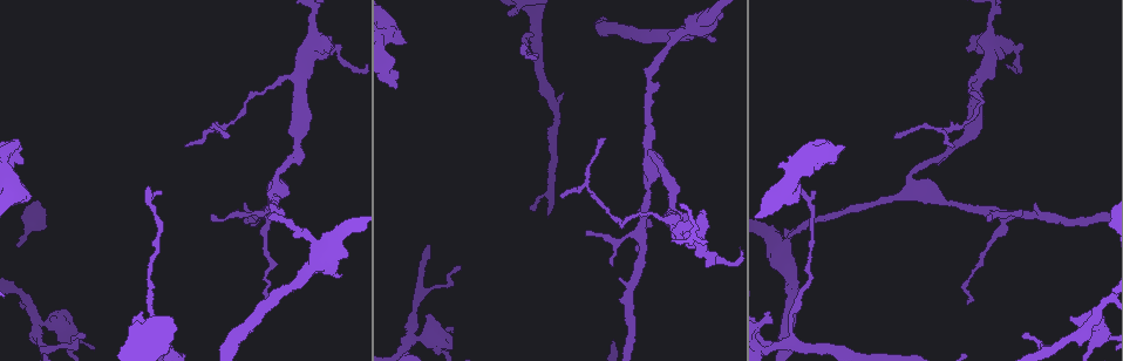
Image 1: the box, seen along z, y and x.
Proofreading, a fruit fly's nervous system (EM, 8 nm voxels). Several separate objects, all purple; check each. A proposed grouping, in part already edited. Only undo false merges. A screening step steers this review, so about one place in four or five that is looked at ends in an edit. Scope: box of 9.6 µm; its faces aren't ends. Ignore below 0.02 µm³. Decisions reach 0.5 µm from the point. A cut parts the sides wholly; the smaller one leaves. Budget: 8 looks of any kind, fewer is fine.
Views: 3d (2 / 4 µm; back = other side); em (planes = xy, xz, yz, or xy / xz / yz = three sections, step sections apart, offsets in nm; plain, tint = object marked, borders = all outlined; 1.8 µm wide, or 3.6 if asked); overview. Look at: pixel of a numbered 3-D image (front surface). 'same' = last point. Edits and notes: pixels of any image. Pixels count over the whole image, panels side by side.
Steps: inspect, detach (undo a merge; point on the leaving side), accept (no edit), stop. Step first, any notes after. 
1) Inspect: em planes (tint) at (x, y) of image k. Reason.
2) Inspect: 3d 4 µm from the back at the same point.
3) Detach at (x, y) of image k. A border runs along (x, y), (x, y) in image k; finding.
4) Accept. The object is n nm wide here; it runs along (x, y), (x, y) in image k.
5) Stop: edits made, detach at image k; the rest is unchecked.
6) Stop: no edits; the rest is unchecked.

Inspect: 3d 2 µm from the back at (276, 191) of image 1. Arms part here.

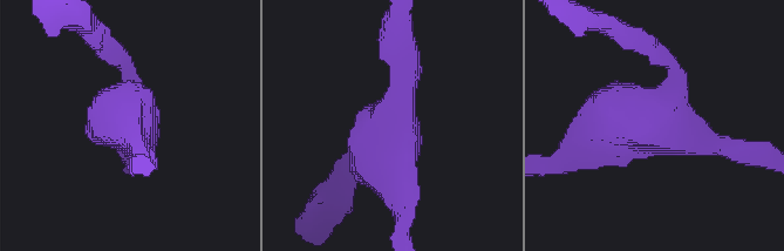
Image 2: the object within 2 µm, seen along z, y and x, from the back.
Inspect: em planes (tint) at (390, 114) of image 2. 3 arms meet here; the arms are 170, 200, 200 nm wide; need the tissue.

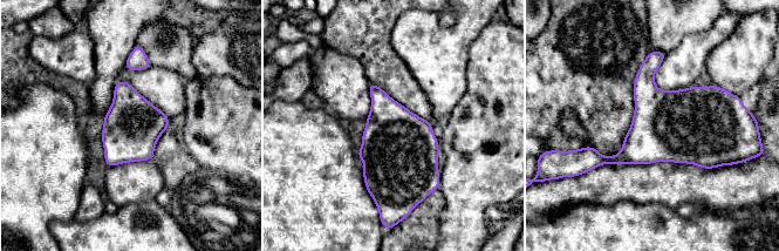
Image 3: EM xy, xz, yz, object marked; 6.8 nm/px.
Accept. All the same neuron.

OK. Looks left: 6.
Inspect: 3d 4 µm at (1095, 323) of image 1. Abrupt turn.

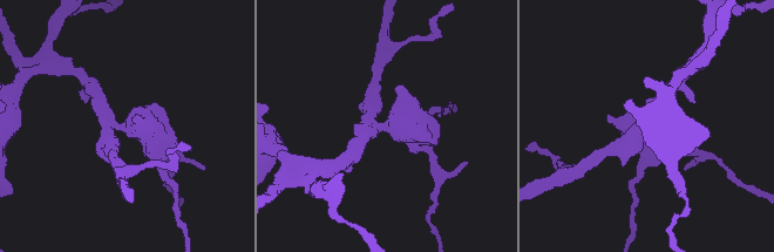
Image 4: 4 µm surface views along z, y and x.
Inspect: em planes (tint) at (371, 125) of image 4. Need the tissue.

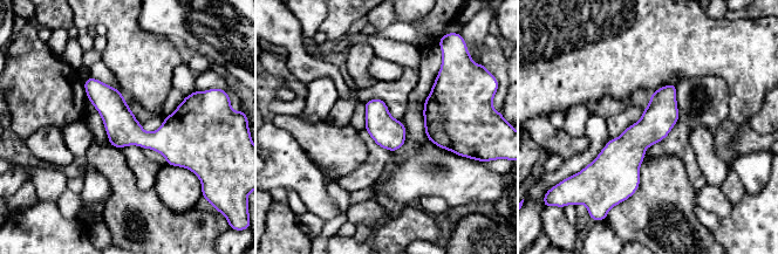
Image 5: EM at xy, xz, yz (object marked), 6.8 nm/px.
Accept. One neuron here.

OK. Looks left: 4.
Inspect: em 3.6 µm yz step 8 (tint) at (980, 80) of image 1.

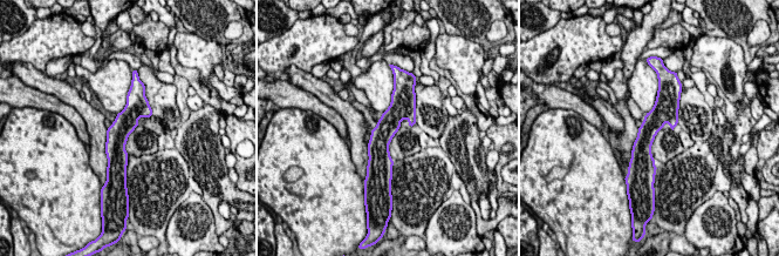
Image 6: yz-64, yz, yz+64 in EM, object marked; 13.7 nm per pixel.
Inspect: em 3.6 µm planes (tint) at the same point.

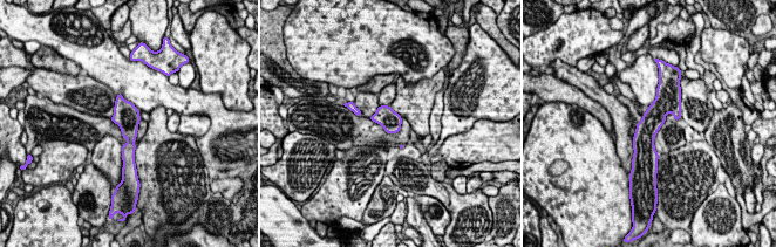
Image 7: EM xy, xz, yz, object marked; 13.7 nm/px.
Accept. It runs along (660, 91), (647, 128), (652, 158) in image 7; all the same neuron.

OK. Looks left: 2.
Inspect: em 3.6 µm planes (tint) at (313, 15) of image 1. Sharp bend.

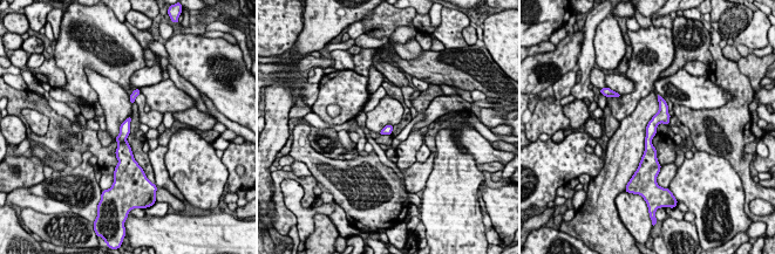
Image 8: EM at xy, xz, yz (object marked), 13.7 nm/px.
Accept. All the same neuron.

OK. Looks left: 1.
Stop: no edits; the rest is unchecked.

